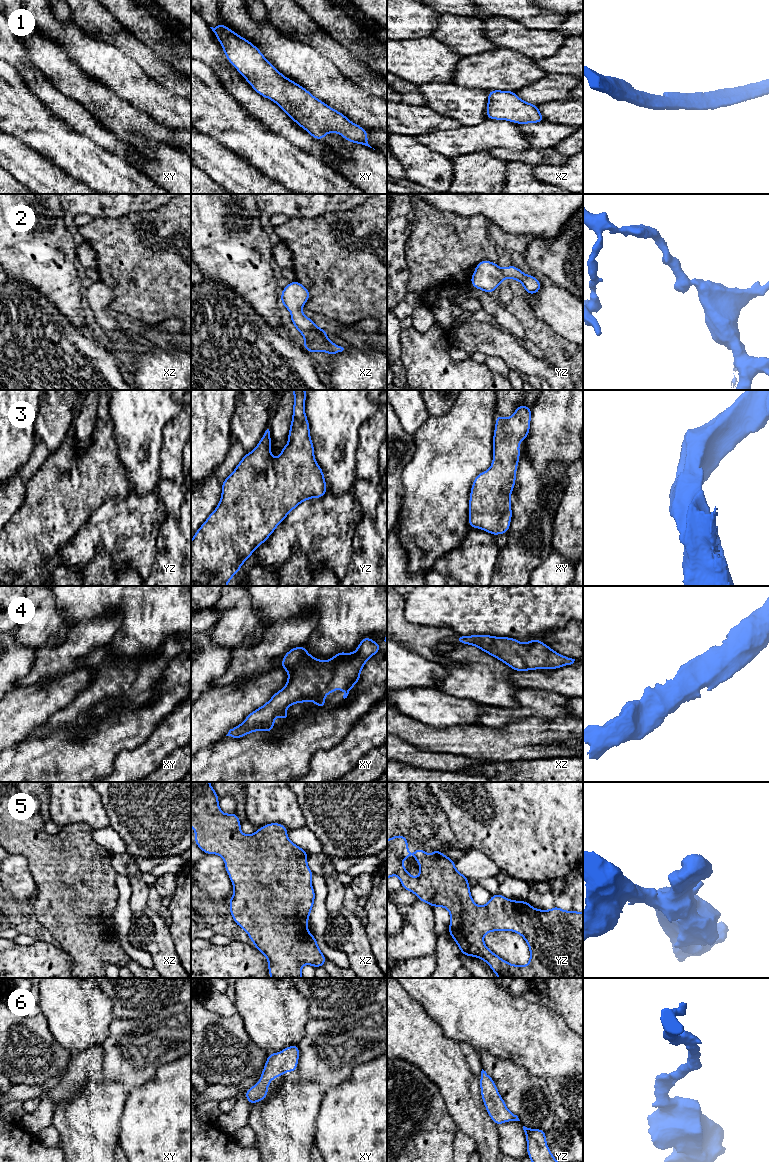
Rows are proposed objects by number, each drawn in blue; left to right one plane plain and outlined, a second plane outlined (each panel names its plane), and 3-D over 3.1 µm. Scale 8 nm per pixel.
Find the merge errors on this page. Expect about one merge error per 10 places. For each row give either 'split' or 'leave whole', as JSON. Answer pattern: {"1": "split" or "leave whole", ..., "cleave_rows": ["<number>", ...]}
{"1": "leave whole", "2": "leave whole", "3": "leave whole", "4": "leave whole", "5": "leave whole", "6": "leave whole", "cleave_rows": []}

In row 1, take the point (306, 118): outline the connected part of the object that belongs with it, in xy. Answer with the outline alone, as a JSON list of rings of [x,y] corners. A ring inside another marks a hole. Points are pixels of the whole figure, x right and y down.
[[[222,23],[215,28],[210,28],[220,42],[228,61],[244,76],[247,83],[258,94],[275,102],[292,121],[308,131],[313,138],[322,140],[326,133],[339,133],[346,141],[372,148],[368,144],[368,134],[364,128],[351,122],[341,112],[331,108],[305,88],[281,74],[250,41],[239,36]]]

